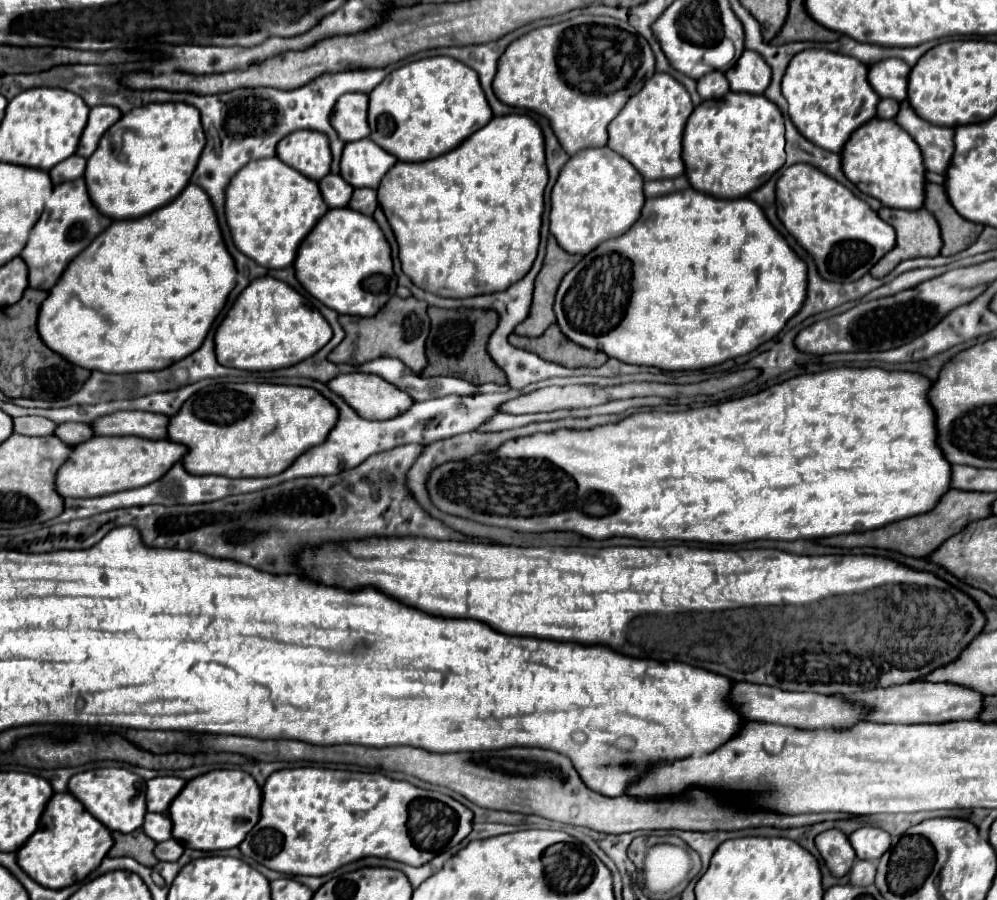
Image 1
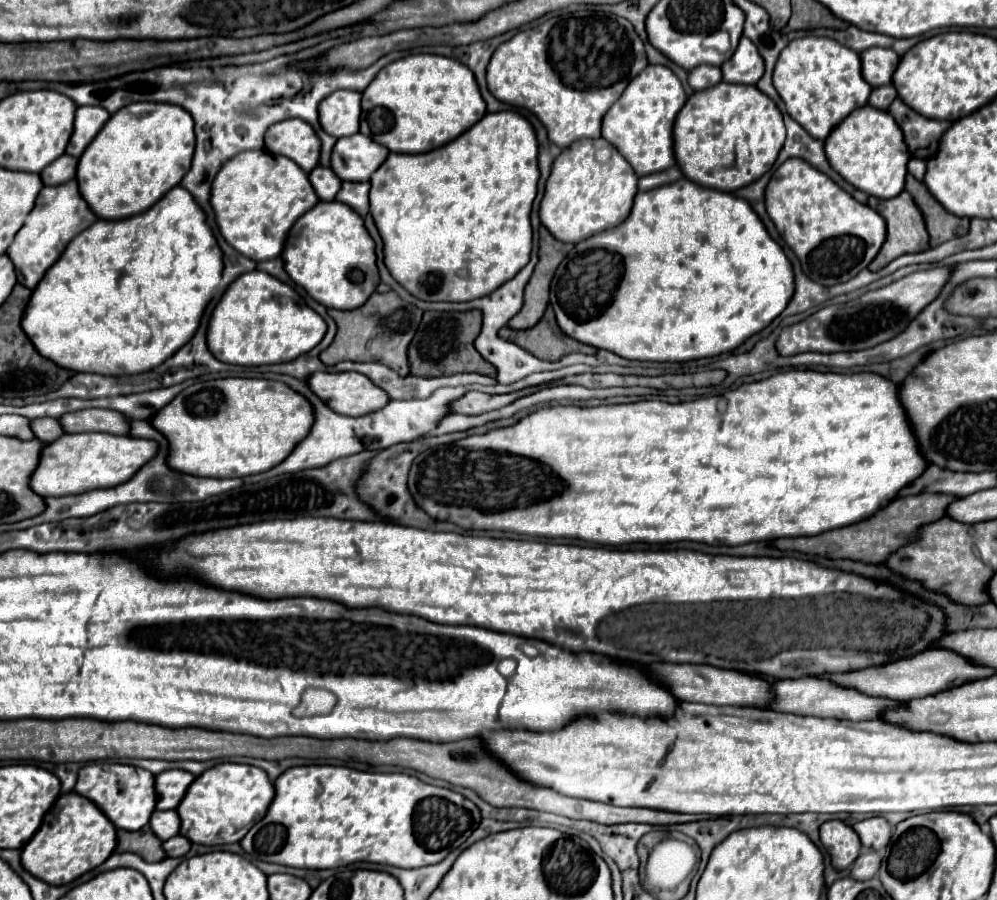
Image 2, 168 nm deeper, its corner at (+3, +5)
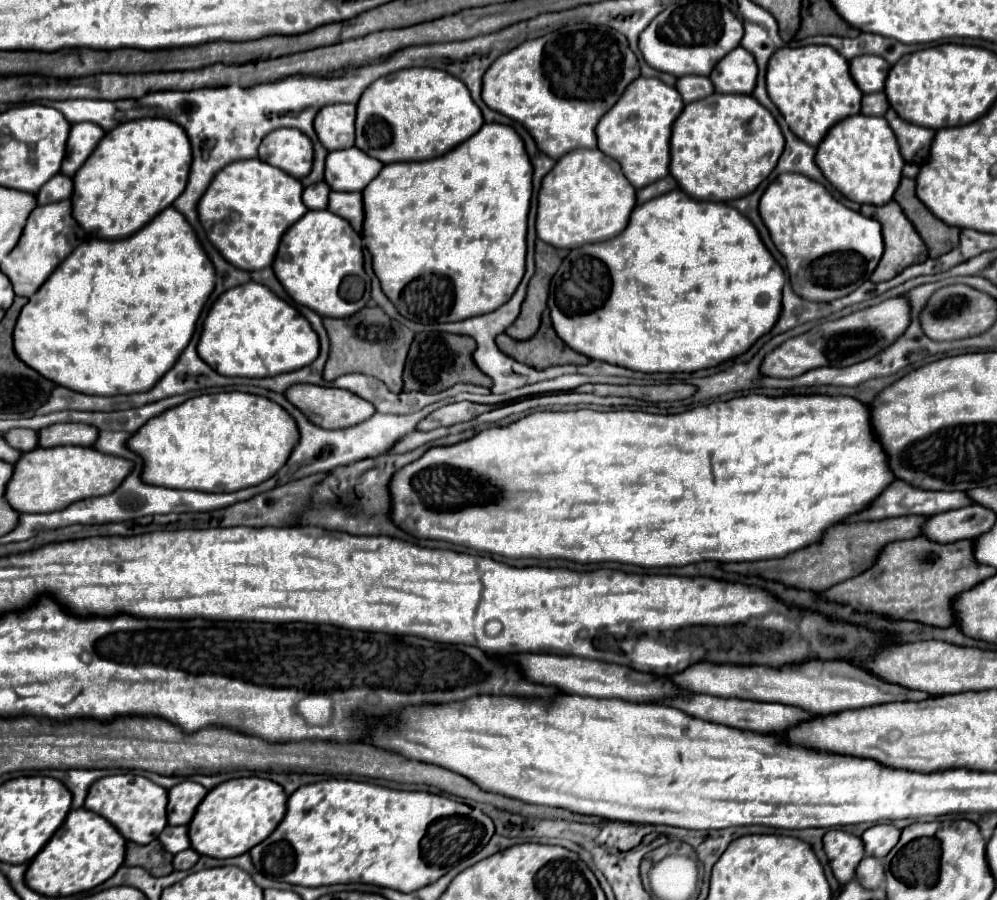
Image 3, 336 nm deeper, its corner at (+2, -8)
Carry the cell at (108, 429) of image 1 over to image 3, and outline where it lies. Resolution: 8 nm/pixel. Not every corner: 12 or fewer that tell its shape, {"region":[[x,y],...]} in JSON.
{"region":[[53,424],[39,430],[39,446],[91,446],[89,424]]}

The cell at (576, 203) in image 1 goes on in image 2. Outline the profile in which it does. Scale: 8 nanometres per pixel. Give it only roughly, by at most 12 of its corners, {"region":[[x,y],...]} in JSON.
{"region":[[606,139],[554,159],[542,225],[564,243],[612,229],[638,175]]}

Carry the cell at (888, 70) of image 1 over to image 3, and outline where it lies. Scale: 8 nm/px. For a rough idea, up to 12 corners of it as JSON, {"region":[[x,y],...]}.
{"region":[[857,56],[851,76],[863,94],[883,92],[891,64]]}

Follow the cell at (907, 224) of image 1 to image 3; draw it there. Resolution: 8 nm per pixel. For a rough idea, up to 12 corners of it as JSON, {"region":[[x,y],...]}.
{"region":[[895,200],[873,208],[885,242],[873,282],[927,260],[927,246]]}

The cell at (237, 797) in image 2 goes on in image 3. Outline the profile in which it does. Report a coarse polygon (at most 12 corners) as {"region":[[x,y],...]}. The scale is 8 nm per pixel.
{"region":[[221,782],[189,822],[191,848],[241,856],[277,828],[287,794]]}

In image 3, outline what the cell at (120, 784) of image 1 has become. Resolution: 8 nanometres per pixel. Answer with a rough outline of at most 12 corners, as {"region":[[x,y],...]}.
{"region":[[135,774],[89,788],[87,810],[125,840],[149,844],[167,826],[167,790]]}

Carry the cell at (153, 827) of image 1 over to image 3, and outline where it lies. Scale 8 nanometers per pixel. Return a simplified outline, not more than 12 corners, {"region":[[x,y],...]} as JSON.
{"region":[[165,826],[159,840],[167,852],[189,848],[187,826]]}

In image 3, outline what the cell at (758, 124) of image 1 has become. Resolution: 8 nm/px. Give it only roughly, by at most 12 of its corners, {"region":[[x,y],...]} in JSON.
{"region":[[753,96],[675,120],[669,170],[727,202],[775,170],[781,128]]}

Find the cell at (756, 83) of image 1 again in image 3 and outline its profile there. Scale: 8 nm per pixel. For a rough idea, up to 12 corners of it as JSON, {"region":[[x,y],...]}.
{"region":[[739,46],[709,78],[719,94],[753,94],[755,58]]}

